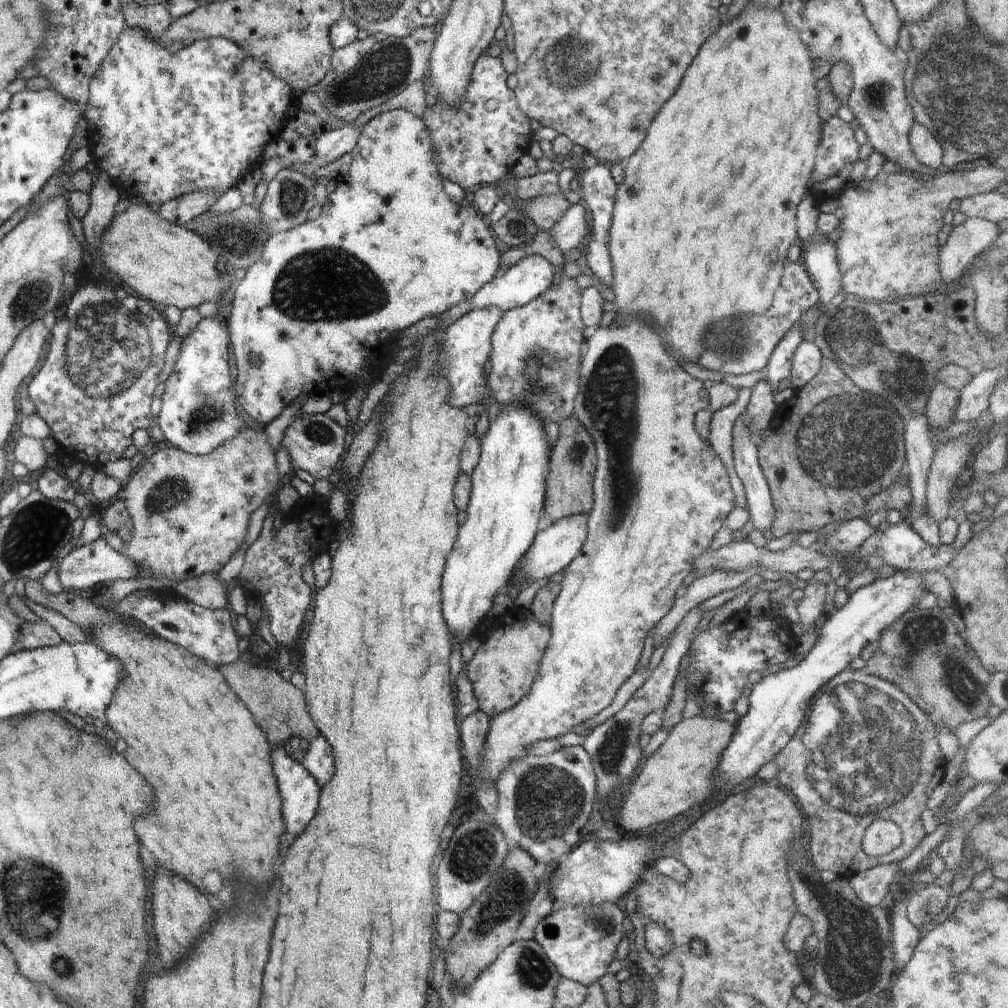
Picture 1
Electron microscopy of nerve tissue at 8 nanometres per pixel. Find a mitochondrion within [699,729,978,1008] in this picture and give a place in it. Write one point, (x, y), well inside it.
(854, 954)

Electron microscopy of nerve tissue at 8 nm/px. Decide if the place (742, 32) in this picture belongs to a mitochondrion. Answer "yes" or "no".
no

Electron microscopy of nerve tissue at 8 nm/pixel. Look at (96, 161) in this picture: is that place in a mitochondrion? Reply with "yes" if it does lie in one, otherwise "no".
no

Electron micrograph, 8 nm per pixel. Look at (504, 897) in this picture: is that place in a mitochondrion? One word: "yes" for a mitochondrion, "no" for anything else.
yes

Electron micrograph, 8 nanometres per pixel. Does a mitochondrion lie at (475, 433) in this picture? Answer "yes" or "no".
no

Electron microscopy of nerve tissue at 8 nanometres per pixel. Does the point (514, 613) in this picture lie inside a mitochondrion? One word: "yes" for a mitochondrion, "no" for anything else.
no

